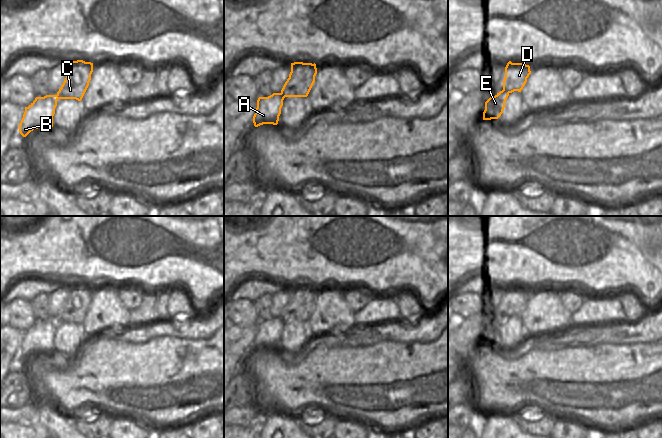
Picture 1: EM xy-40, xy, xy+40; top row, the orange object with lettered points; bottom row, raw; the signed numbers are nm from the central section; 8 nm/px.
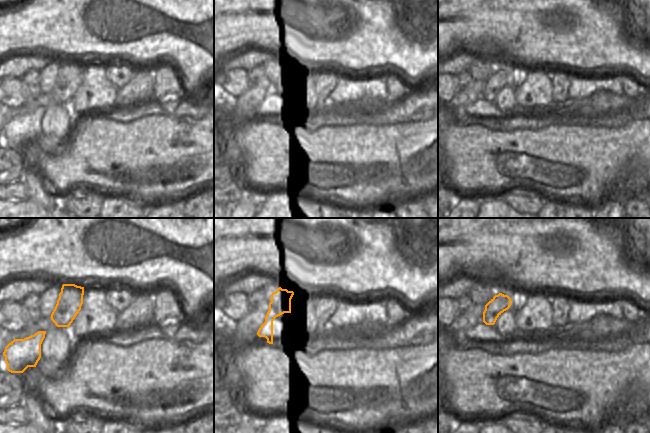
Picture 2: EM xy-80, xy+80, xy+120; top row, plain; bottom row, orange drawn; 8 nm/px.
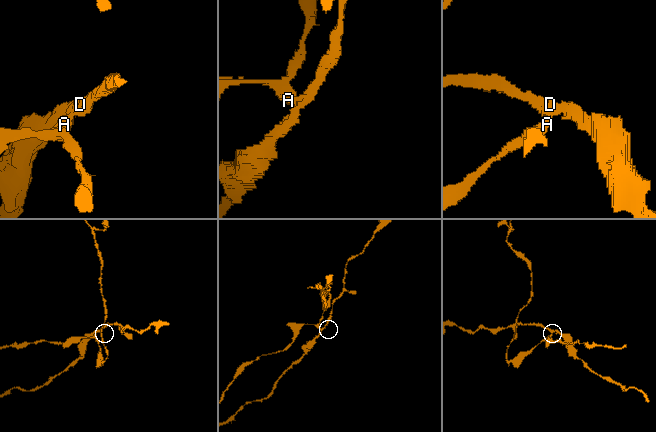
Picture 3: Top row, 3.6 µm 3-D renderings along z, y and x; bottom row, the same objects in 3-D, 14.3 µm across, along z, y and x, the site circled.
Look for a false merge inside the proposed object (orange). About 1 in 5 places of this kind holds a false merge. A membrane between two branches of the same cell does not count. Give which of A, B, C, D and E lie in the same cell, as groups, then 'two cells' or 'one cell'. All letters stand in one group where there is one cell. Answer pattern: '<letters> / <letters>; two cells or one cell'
A B E / C D; two cells

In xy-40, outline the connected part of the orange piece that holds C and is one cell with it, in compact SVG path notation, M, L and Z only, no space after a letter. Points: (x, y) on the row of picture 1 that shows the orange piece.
M83 60L70 61L69 72L57 92L59 99L81 101L91 80L93 63Z

